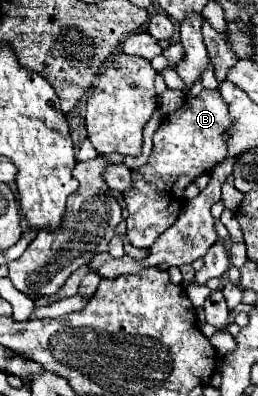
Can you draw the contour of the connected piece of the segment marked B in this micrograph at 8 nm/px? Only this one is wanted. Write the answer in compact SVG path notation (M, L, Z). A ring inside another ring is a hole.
M204 89L190 105L164 117L154 133L154 147L144 167L132 171L132 191L124 193L128 209L128 241L134 247L152 245L180 215L184 207L184 187L196 177L208 173L214 163L226 157L224 133L232 125L228 105L224 105L218 91Z

